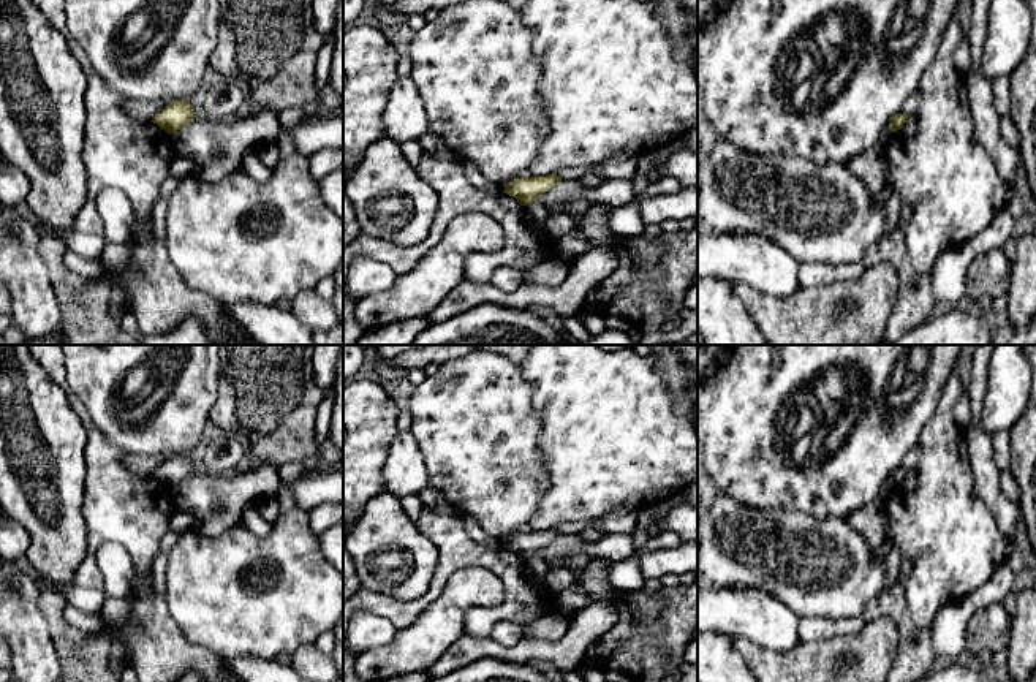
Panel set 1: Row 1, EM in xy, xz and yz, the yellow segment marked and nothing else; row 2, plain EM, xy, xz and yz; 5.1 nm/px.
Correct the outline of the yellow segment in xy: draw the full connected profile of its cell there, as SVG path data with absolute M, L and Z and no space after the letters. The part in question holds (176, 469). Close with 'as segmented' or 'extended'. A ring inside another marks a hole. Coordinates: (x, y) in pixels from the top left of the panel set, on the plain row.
M176 454L166 459L160 467L152 473L161 484L169 489L174 489L183 479L195 475L193 459L188 459L185 454Z; as segmented

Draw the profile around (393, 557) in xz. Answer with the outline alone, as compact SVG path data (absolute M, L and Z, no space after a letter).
M383 491L364 508L345 540L364 590L397 601L422 597L440 557L394 494Z

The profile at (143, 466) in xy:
M128 454L125 459L125 467L141 478L150 476L157 467L160 467L169 457L150 457L141 454Z

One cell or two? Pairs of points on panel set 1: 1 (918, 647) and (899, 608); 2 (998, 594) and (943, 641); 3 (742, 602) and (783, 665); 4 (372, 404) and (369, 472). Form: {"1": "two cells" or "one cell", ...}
{"1": "one cell", "2": "one cell", "3": "two cells", "4": "one cell"}

